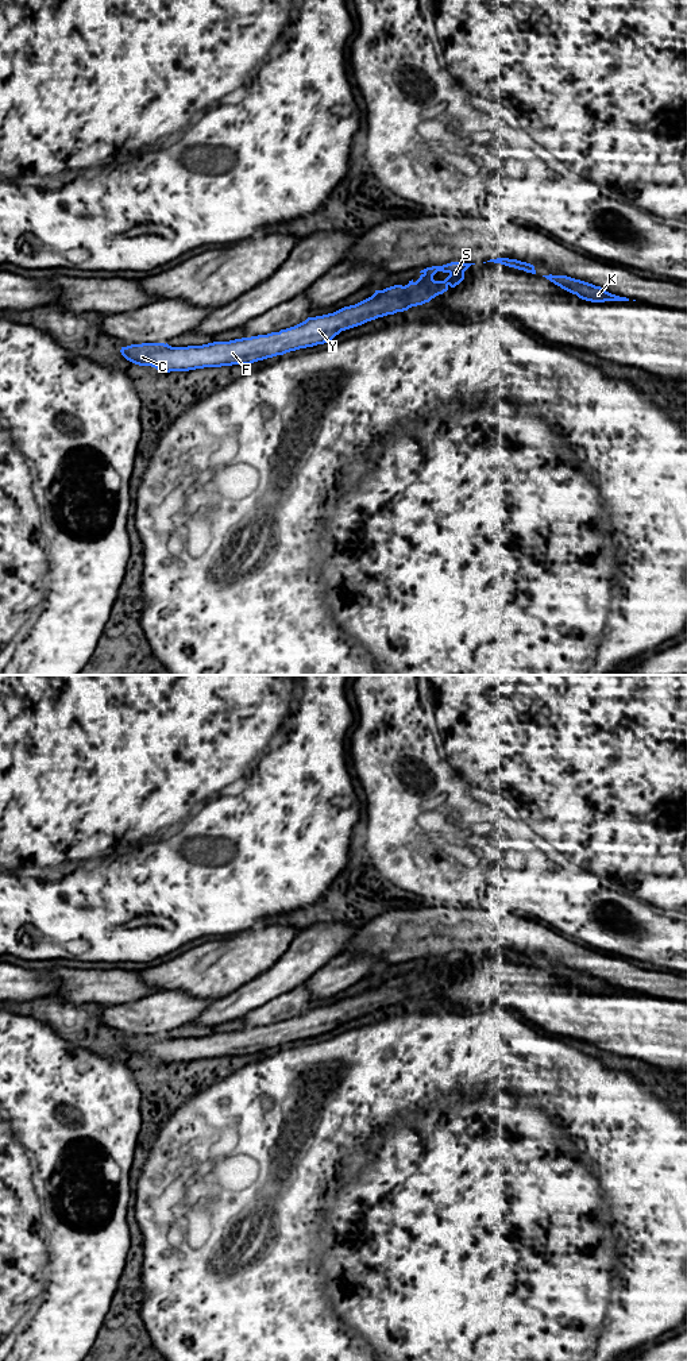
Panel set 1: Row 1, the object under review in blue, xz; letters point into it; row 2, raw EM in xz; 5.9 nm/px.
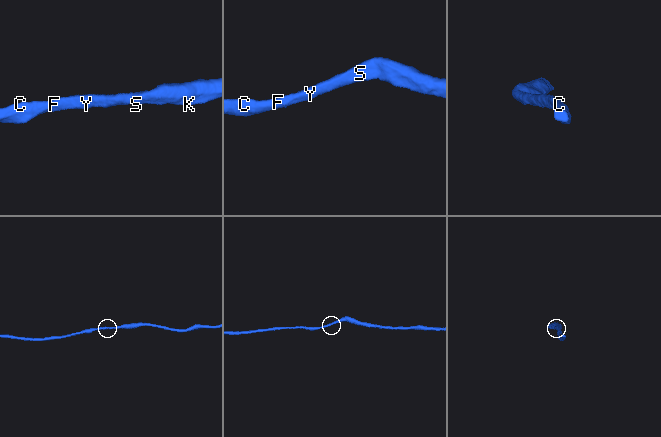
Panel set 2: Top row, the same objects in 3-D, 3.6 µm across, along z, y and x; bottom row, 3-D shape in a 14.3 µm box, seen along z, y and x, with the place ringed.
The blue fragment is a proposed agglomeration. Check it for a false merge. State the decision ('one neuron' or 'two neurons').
one neuron

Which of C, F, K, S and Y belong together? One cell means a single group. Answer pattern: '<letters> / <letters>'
C F K S Y

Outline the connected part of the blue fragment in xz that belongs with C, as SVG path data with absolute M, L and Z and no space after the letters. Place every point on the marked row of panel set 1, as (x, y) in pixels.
M451 262L427 267L420 271L421 275L416 282L412 279L405 286L394 285L375 290L371 297L355 305L308 317L279 332L188 347L171 347L167 343L131 344L121 347L120 352L135 365L151 366L163 373L251 365L300 348L324 344L341 331L429 302L449 286L459 285L471 265L475 263Z

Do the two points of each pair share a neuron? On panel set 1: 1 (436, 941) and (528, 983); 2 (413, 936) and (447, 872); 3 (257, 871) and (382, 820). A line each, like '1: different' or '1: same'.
1: different
2: different
3: different

